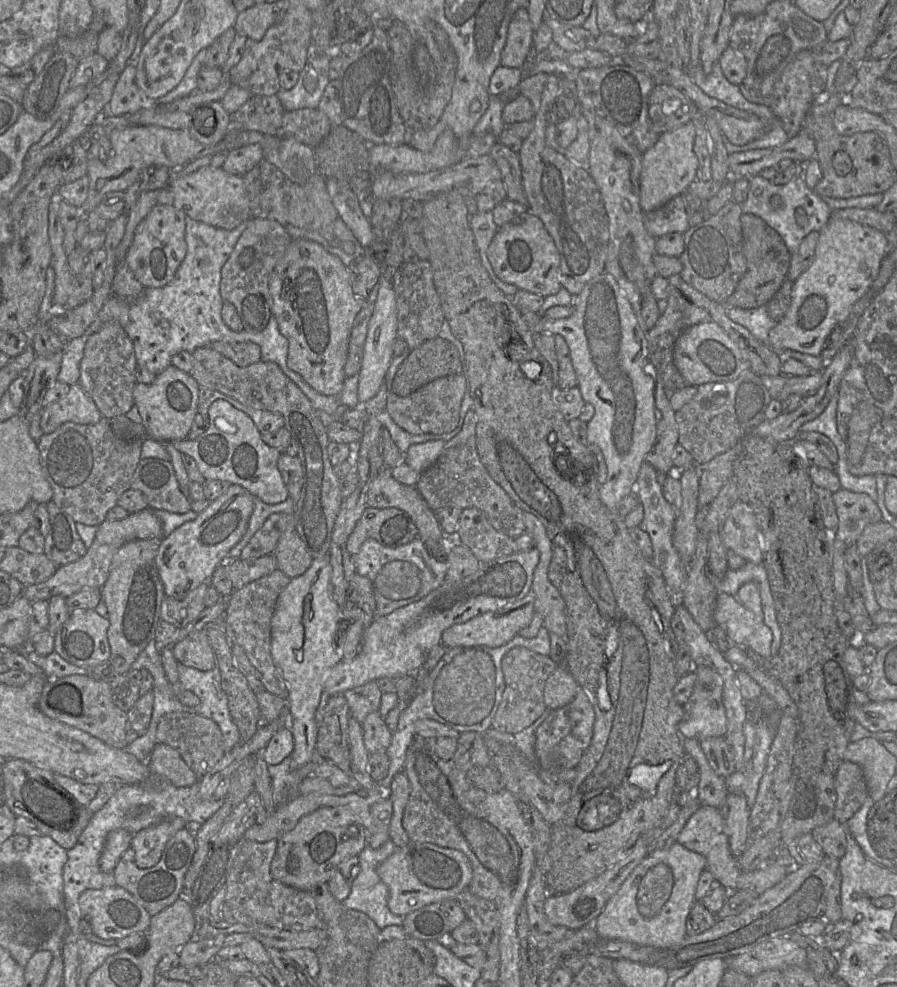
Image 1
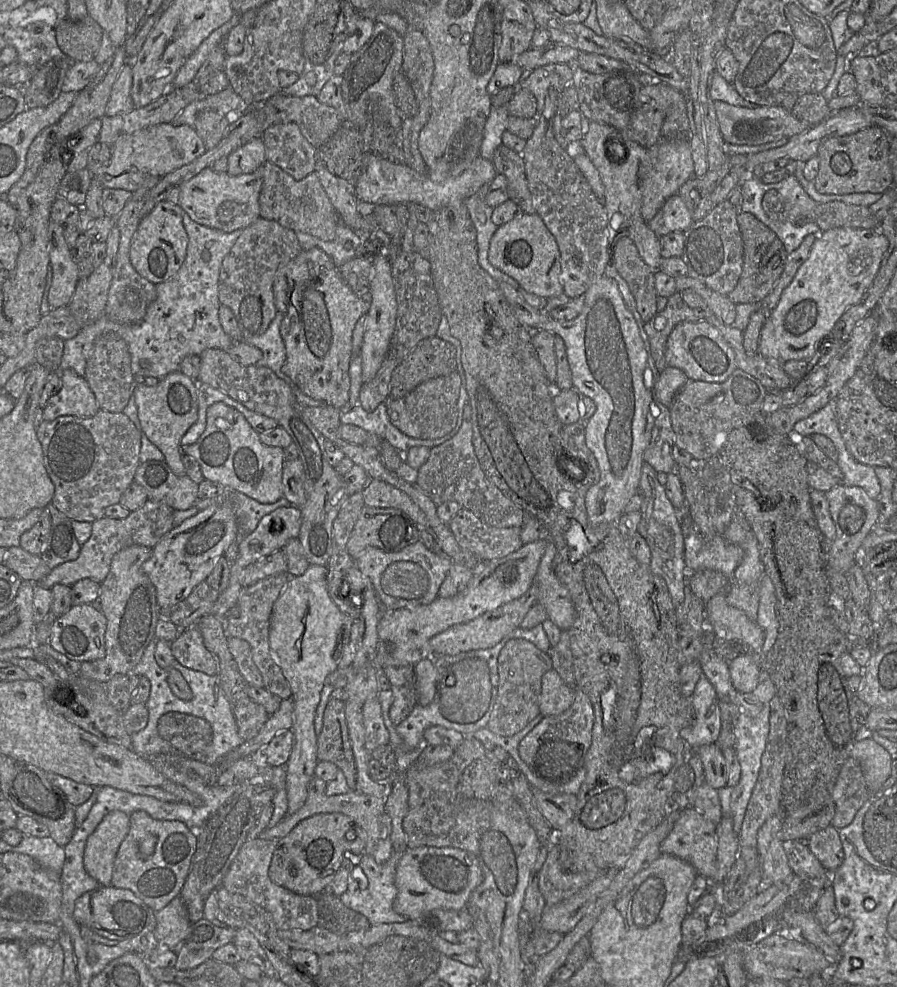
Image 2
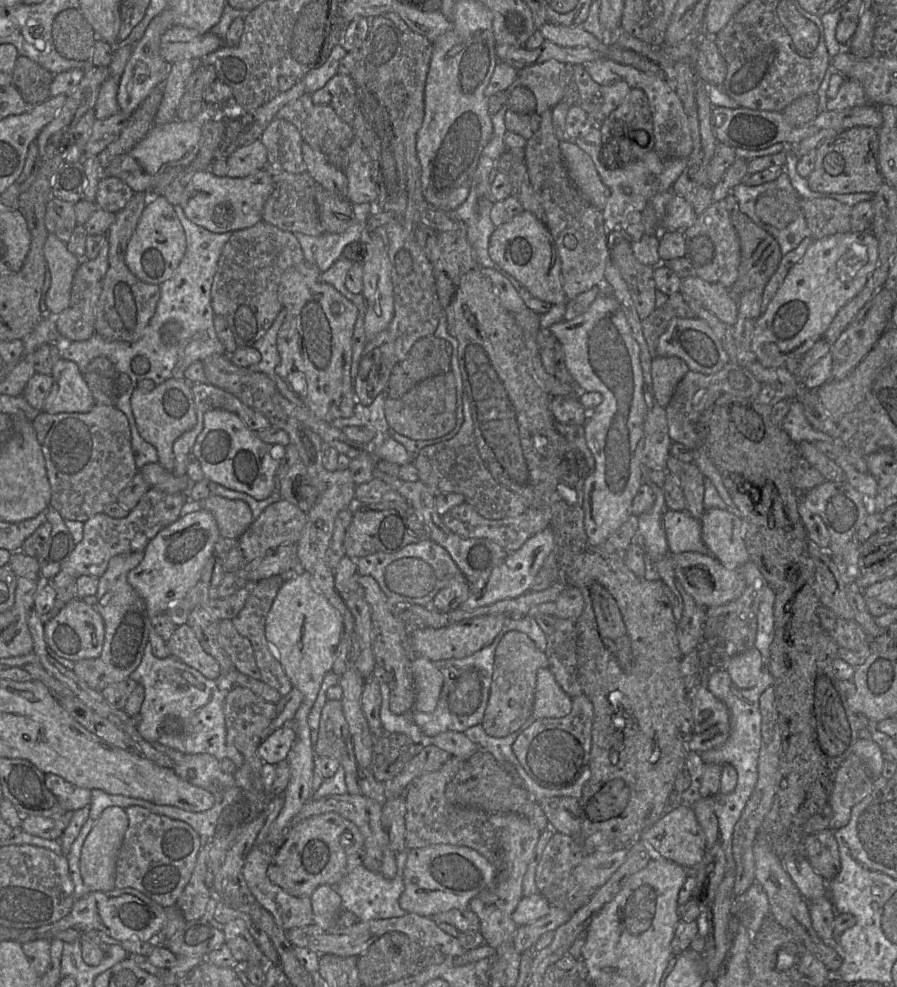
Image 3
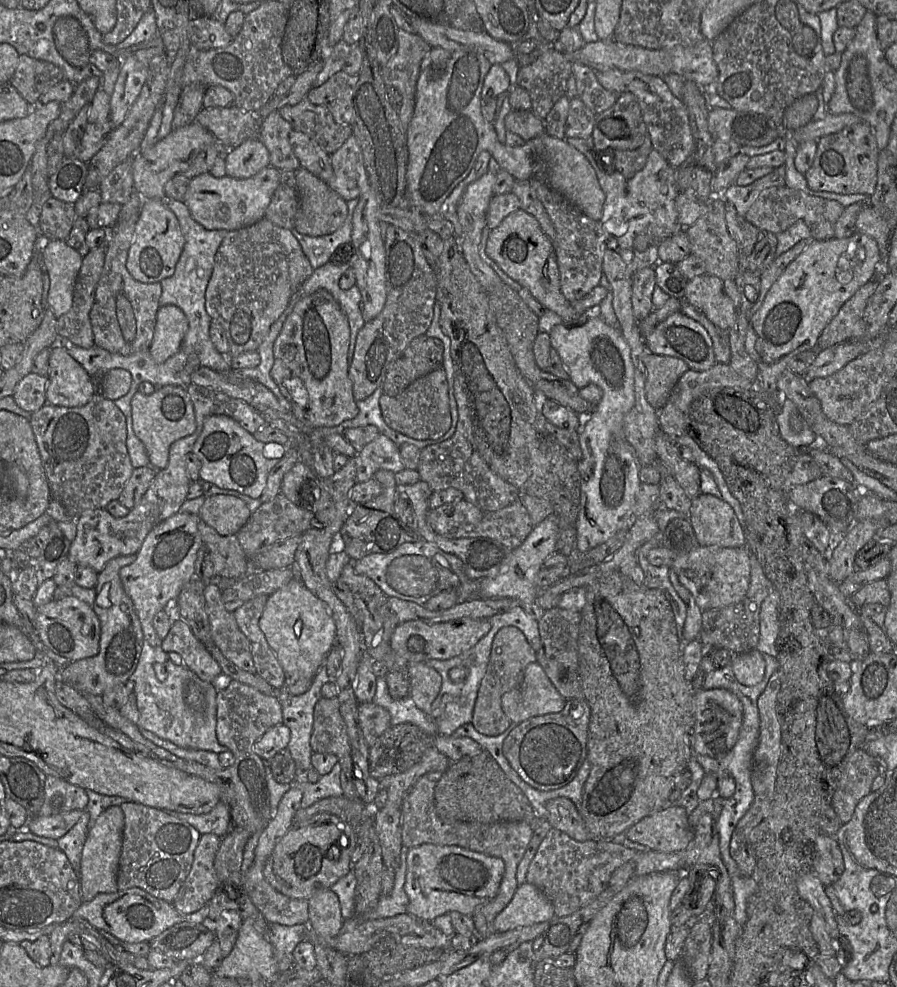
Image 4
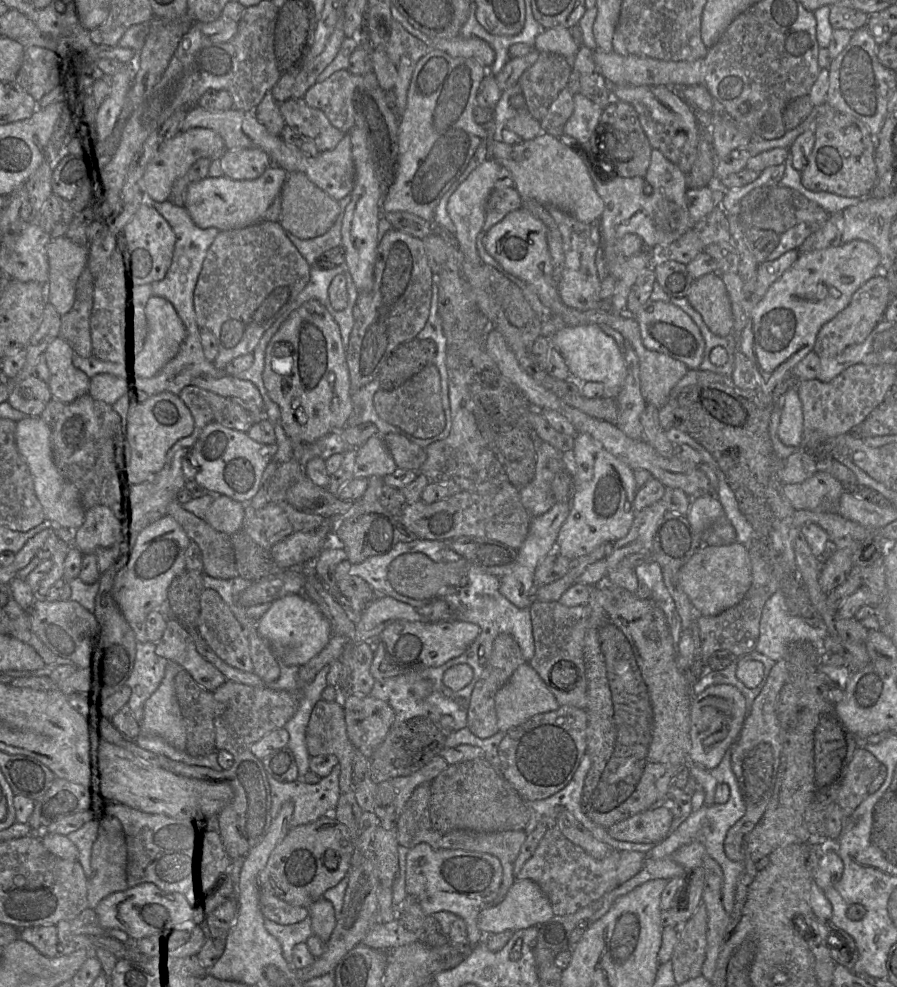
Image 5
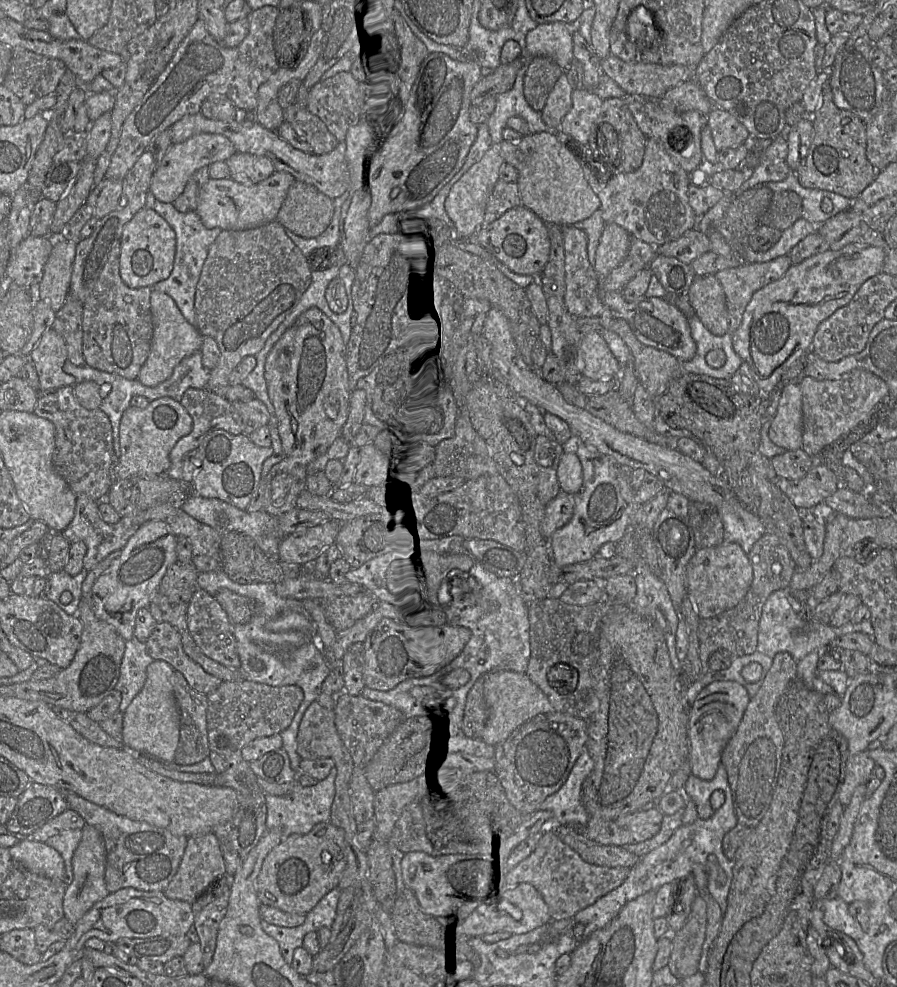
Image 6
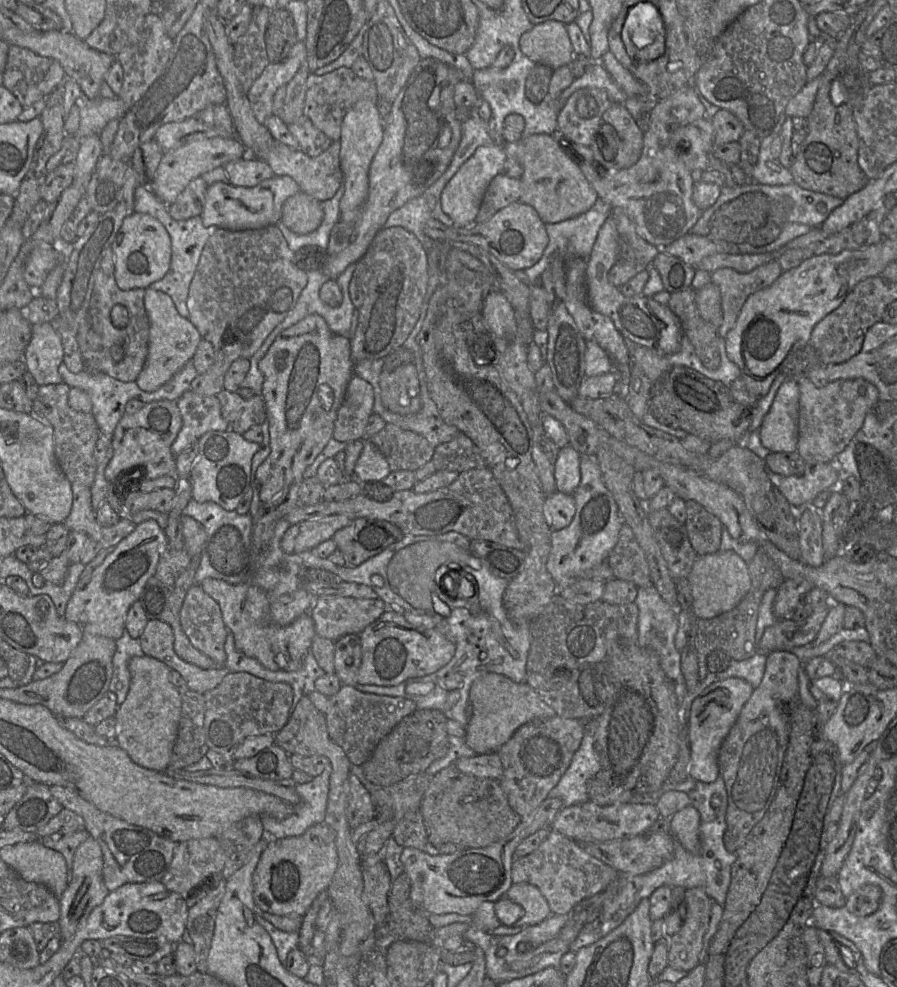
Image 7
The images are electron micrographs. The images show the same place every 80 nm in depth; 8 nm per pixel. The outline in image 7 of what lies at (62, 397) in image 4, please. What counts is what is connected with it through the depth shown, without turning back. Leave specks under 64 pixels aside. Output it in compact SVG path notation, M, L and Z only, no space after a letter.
M51 322L31 326L32 335L24 352L27 370L39 386L63 383L58 368L63 362L61 337Z

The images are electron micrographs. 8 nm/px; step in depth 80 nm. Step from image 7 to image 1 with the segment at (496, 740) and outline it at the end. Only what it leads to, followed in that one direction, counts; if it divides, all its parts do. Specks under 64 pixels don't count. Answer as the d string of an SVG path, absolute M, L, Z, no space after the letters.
M558 665L545 683L543 696L547 709L556 710L569 704L579 688L581 687L566 666Z

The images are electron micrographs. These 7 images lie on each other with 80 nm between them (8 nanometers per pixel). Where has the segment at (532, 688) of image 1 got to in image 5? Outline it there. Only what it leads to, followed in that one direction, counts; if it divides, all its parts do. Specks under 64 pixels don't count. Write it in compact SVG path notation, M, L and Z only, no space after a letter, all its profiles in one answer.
M508 633L498 634L493 642L491 656L472 690L467 710L467 727L475 736L484 739L499 731L495 710L495 695L507 683L514 671L524 663L527 662L514 637Z

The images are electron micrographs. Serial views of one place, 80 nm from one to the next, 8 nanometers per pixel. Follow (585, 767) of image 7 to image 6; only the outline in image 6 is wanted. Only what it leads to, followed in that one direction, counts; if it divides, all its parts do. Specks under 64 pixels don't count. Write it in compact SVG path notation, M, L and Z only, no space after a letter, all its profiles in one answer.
M585 746L565 783L539 806L539 809L553 813L553 824L572 827L587 825L591 817L582 801L582 784L593 768L594 761Z

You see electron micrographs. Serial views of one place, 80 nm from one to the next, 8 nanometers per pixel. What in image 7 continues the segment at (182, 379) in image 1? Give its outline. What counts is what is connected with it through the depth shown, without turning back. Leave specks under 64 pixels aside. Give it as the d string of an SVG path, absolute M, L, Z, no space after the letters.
M174 401L151 402L135 413L124 413L113 434L113 457L105 468L106 480L112 484L124 479L156 479L175 474L171 445L181 427L181 414Z

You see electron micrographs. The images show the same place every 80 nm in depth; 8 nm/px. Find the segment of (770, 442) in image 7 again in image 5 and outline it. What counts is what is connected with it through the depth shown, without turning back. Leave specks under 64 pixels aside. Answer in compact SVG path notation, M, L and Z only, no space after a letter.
M789 388L783 395L783 405L778 426L778 437L786 446L803 444L802 404L797 388Z

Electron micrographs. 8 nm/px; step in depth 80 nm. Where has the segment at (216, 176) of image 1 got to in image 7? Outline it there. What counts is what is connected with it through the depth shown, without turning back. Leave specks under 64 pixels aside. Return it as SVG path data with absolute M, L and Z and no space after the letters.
M274 175L254 187L214 182L207 186L205 204L200 217L205 227L216 226L231 231L261 229L280 223L284 202L299 191L301 191L299 185L287 175Z

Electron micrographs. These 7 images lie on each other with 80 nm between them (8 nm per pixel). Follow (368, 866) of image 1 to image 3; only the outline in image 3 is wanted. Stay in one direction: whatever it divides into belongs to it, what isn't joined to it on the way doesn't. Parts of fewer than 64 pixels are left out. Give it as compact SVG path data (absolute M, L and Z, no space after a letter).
M405 849L395 856L397 873L392 879L386 879L380 872L371 871L363 864L346 873L333 886L341 897L343 909L353 912L361 921L387 919L405 915L407 912L400 907L399 898L404 891L403 872L409 850Z

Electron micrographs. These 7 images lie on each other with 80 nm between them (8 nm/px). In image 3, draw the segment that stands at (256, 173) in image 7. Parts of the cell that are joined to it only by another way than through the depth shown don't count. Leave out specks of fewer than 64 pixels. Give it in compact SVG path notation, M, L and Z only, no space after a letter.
M260 139L236 149L227 158L227 176L247 177L268 164L267 151Z

